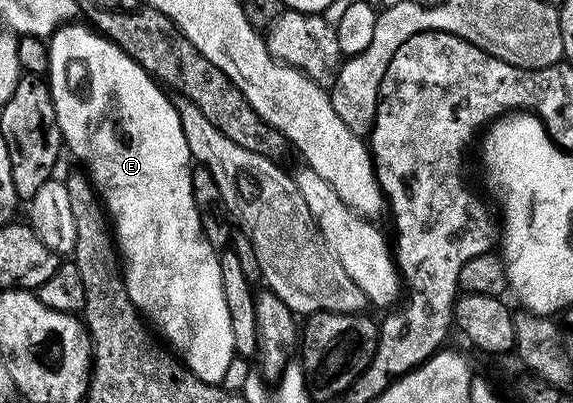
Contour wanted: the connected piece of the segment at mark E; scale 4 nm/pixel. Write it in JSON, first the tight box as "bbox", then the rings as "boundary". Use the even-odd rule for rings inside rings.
{"bbox":[45,23,237,385],"boundary":[[[68,23],[60,25],[47,41],[49,67],[45,74],[45,80],[51,87],[51,102],[57,111],[57,123],[63,136],[63,144],[68,150],[71,148],[72,154],[70,153],[70,156],[72,158],[80,157],[83,160],[81,162],[82,168],[89,174],[107,210],[107,216],[113,222],[113,236],[121,254],[123,276],[127,283],[129,299],[135,304],[136,310],[160,334],[163,332],[167,336],[168,342],[166,341],[166,344],[178,354],[183,364],[186,365],[187,370],[193,375],[197,375],[197,379],[201,379],[210,385],[222,385],[225,379],[225,371],[237,354],[235,344],[233,343],[233,331],[229,328],[229,307],[225,307],[225,291],[221,291],[219,253],[205,239],[205,235],[201,231],[201,223],[197,219],[195,204],[193,203],[193,187],[191,186],[193,162],[189,145],[185,143],[185,133],[181,127],[176,102],[174,100],[170,101],[172,98],[164,92],[158,80],[143,70],[124,49],[117,47],[112,41],[108,41],[102,33],[94,28],[88,27],[86,24],[83,24],[84,26],[79,24]]]}

